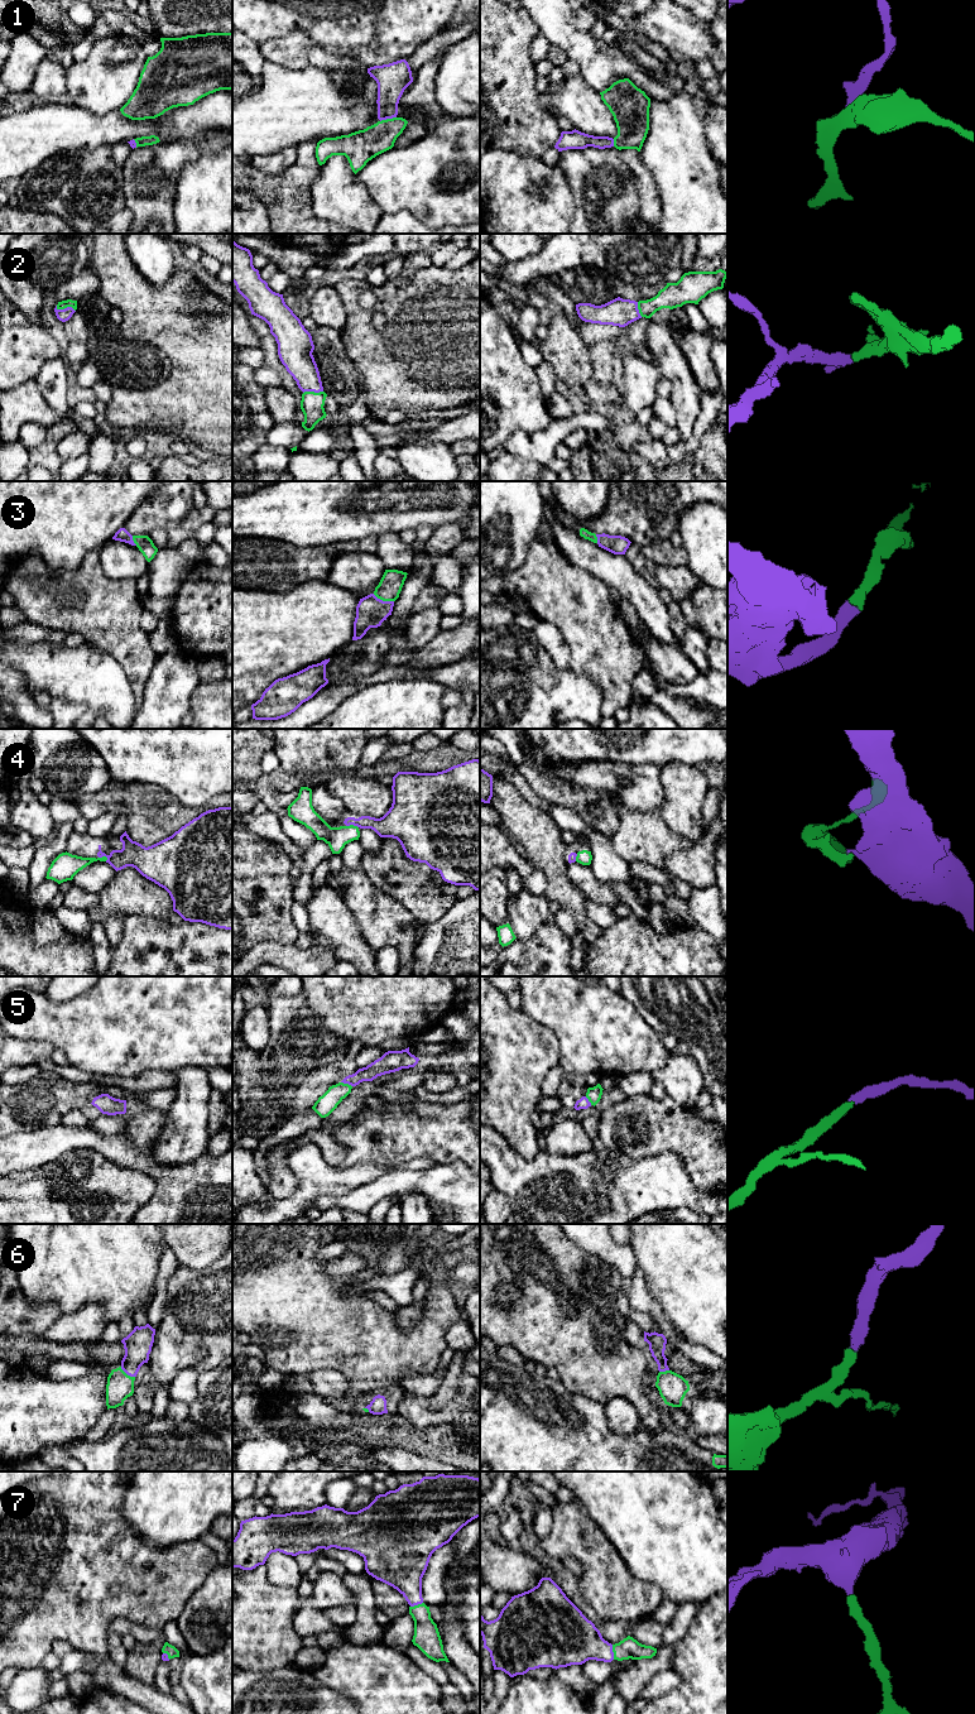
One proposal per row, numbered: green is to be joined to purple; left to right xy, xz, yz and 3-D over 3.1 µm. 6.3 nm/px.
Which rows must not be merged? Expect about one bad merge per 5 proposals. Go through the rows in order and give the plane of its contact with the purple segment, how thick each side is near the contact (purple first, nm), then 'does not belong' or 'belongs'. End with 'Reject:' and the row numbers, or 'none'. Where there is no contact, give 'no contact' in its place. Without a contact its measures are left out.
1: meets purple in xz; 200 nm thick on the purple side, 200 nm on the other; belongs
2: meets purple in xy; 80 nm thick on the purple side, 50 nm on the other; belongs
3: meets purple in xz; 190 nm thick on the purple side, 150 nm on the other; belongs
4: meets purple in xz; 160 nm thick on the purple side, 140 nm on the other; does not belong
5: meets purple in xz; 110 nm thick on the purple side, 120 nm on the other; belongs
6: meets purple in xy; 180 nm thick on the purple side, 170 nm on the other; belongs
7: meets purple in yz; 300 nm thick on the purple side, 130 nm on the other; belongs
Reject: 4

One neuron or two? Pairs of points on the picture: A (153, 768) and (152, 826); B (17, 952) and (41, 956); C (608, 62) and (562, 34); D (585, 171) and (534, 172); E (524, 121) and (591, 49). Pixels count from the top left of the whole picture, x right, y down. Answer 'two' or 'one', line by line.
A: two
B: one
C: one
D: two
E: two

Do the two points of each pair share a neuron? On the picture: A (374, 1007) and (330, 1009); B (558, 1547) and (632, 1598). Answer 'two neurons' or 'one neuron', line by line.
A: one neuron
B: one neuron

